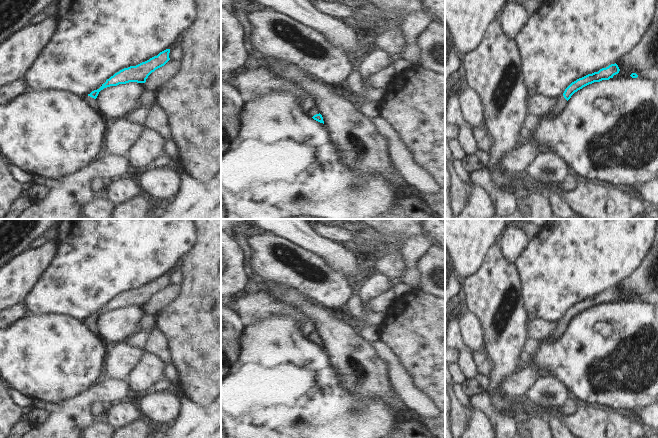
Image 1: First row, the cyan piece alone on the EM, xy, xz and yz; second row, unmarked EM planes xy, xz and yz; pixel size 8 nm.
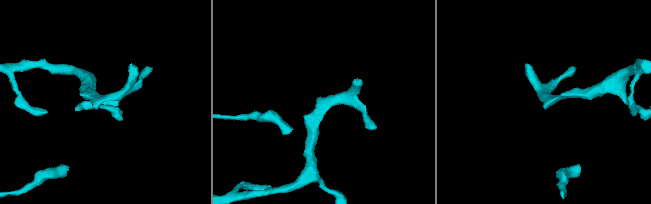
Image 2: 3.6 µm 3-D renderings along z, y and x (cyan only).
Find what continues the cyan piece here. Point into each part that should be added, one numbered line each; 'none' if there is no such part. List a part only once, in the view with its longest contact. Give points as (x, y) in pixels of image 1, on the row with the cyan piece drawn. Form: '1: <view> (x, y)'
1: xy (92, 102).

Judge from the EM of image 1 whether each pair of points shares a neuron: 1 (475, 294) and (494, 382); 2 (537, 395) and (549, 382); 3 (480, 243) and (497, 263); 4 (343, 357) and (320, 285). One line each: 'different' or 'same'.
1: same
2: same
3: different
4: different

